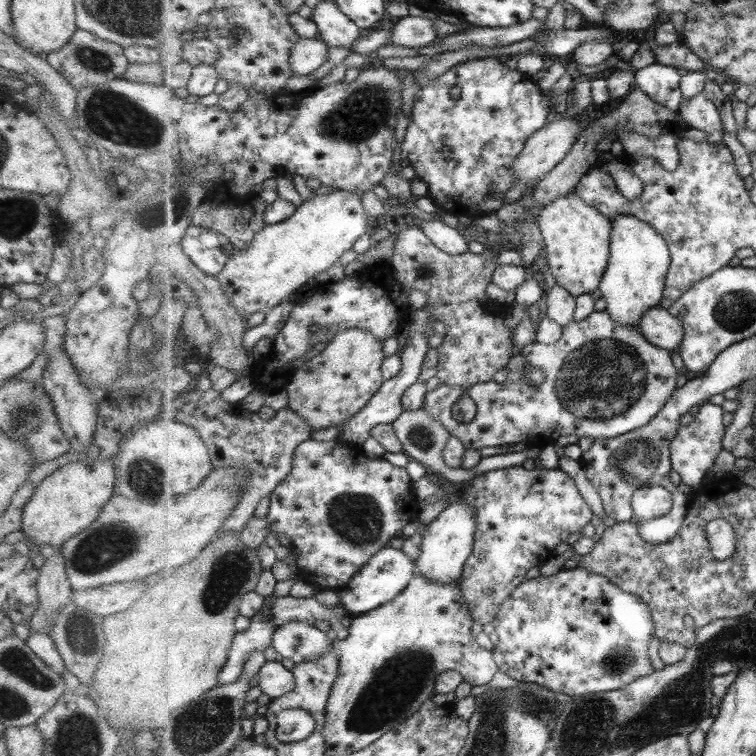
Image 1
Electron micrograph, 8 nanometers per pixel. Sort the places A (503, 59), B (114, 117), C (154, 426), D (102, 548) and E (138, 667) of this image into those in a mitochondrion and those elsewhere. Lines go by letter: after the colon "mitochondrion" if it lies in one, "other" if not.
A: other
B: mitochondrion
C: other
D: mitochondrion
E: other

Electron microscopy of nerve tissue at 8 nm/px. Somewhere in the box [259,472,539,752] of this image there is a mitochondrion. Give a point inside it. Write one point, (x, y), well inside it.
(380, 701)

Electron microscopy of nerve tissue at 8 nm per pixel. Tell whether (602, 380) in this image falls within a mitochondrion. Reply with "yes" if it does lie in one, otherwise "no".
yes

